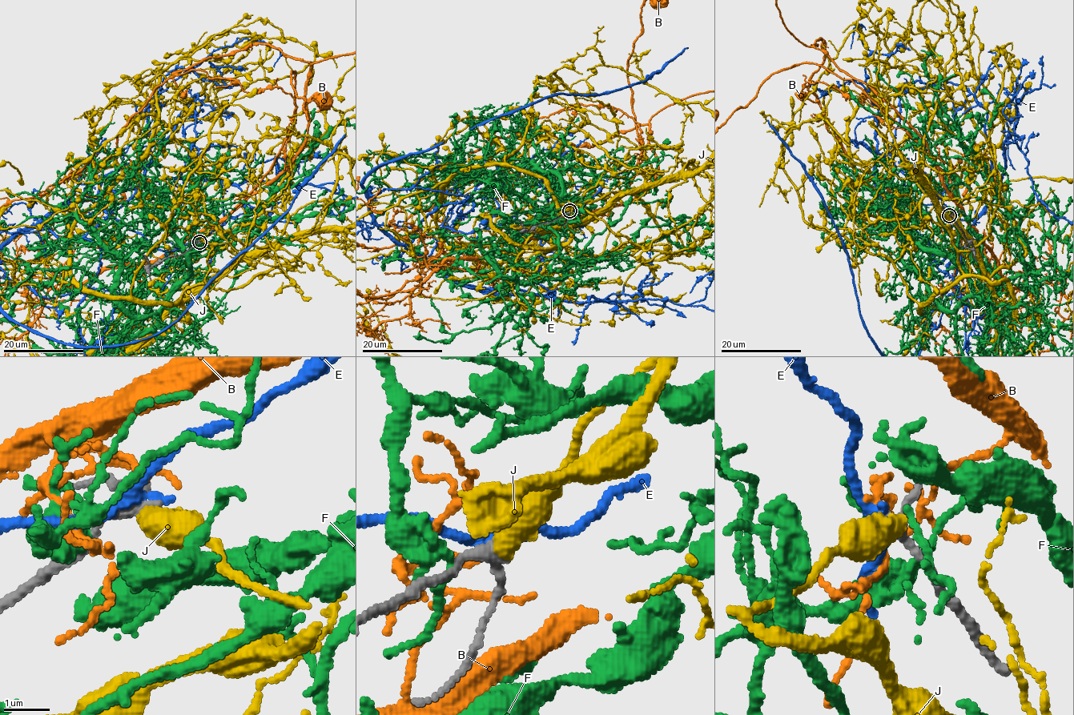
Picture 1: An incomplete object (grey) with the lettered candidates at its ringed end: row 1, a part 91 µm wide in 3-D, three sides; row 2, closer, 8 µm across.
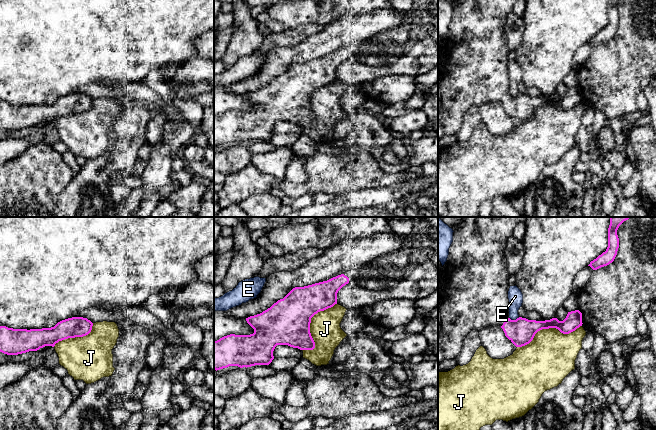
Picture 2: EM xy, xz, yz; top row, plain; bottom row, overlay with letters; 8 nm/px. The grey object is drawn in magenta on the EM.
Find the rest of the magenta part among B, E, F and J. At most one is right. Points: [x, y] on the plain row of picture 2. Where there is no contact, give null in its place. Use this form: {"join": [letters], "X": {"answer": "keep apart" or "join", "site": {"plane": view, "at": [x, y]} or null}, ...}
{"join": [], "B": {"answer": "keep apart", "site": null}, "E": {"answer": "keep apart", "site": {"plane": "yz", "at": [514, 96]}}, "F": {"answer": "keep apart", "site": null}, "J": {"answer": "keep apart", "site": {"plane": "xz", "at": [309, 102]}}}

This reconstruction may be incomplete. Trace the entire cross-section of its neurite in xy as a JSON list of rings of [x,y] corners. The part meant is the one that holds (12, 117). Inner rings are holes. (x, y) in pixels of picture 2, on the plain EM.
[[[72,93],[58,98],[54,103],[42,105],[13,105],[0,102],[0,128],[18,131],[37,127],[45,122],[54,123],[59,117],[83,113],[92,106],[87,94]]]

